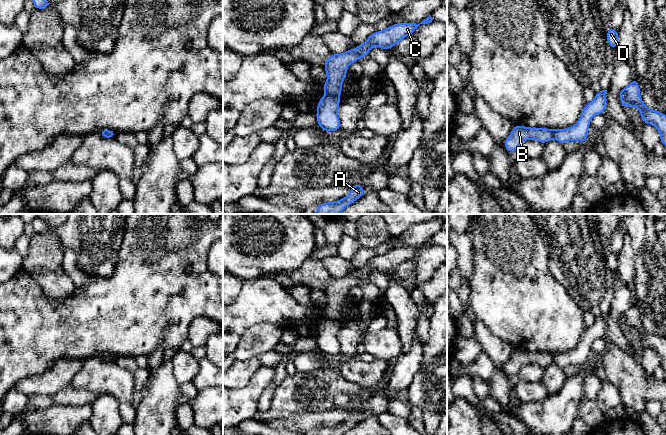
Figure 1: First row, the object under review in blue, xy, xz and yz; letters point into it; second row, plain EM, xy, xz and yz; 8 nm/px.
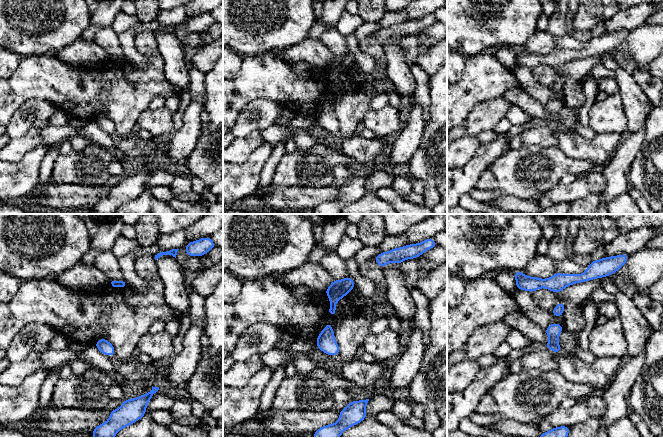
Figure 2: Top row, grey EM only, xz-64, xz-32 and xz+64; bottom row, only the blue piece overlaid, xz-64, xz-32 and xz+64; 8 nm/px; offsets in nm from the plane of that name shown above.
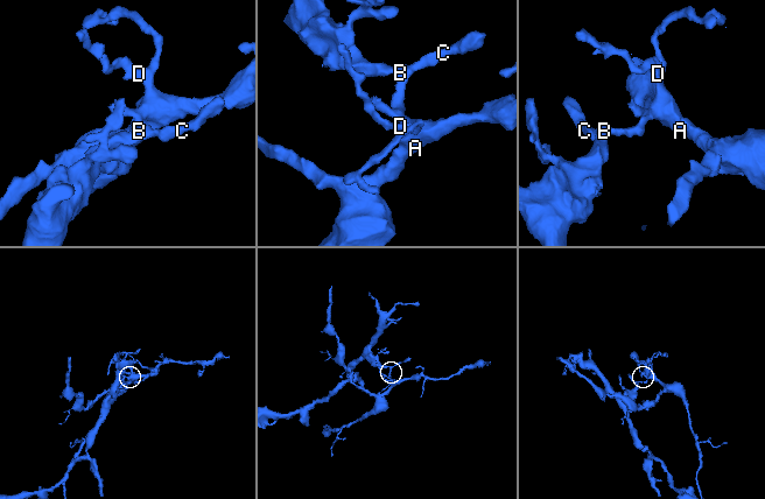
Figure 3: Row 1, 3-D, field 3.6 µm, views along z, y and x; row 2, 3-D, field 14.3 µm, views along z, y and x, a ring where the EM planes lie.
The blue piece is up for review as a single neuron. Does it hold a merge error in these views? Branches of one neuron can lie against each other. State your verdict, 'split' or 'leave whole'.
split

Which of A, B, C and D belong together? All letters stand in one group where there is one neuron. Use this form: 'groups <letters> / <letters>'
groups A D / B C

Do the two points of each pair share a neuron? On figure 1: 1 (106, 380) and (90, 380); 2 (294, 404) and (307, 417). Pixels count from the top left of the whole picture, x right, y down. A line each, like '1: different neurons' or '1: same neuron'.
1: same neuron
2: different neurons

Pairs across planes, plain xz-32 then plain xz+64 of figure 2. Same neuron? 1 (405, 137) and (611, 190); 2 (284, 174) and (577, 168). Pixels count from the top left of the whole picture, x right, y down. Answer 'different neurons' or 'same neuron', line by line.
1: same neuron
2: same neuron

